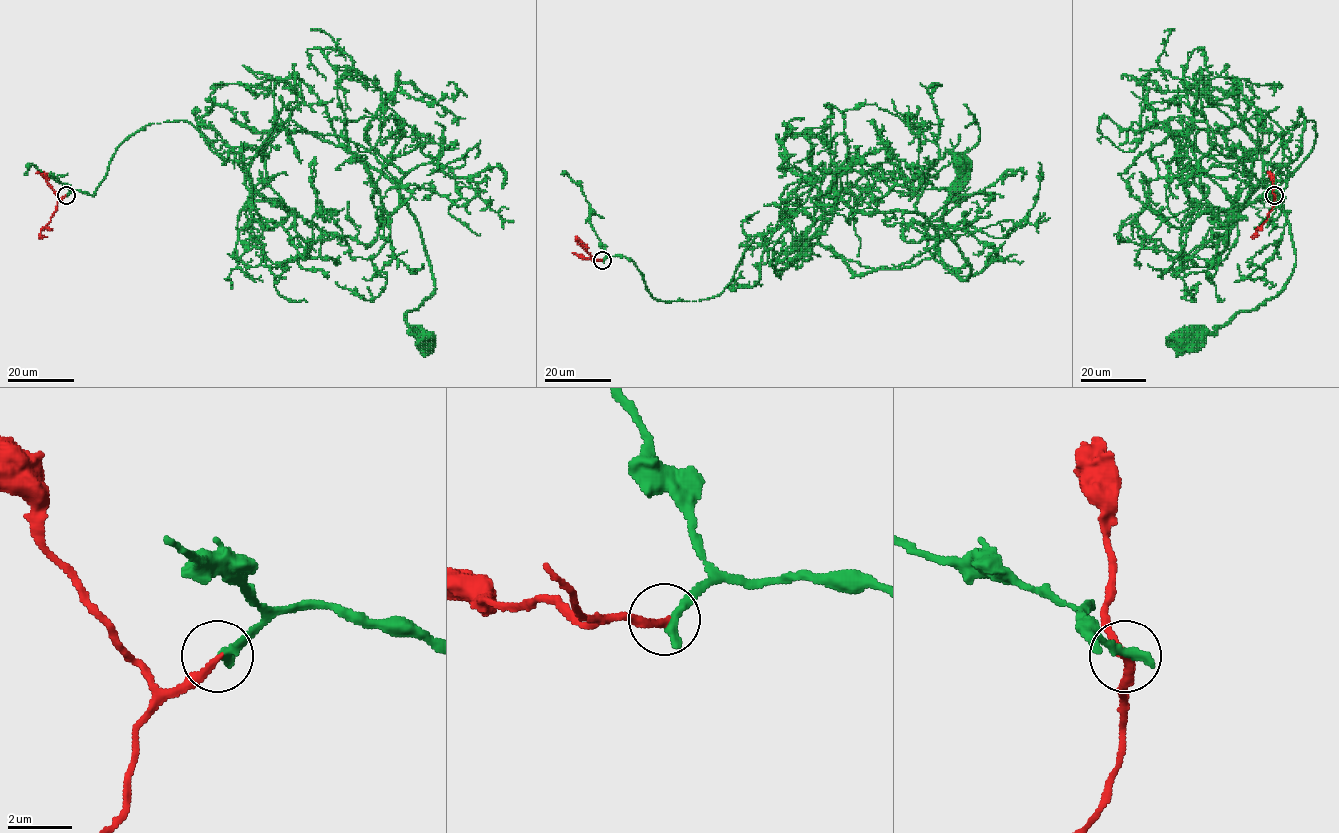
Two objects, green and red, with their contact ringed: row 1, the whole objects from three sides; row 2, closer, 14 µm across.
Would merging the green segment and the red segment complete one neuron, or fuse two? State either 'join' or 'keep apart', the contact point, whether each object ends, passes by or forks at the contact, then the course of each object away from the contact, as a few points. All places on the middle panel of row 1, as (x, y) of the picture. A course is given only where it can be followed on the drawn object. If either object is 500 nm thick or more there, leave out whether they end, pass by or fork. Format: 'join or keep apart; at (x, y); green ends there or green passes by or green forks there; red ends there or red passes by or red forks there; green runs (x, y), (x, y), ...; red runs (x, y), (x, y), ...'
join; at (602, 260); green ends there; red ends there; green runs (602, 260), (664, 301), (717, 296), (764, 233), (855, 276), (937, 251), (965, 280), (942, 219), (961, 163); red runs (602, 260), (594, 260), (577, 241), (583, 243)

